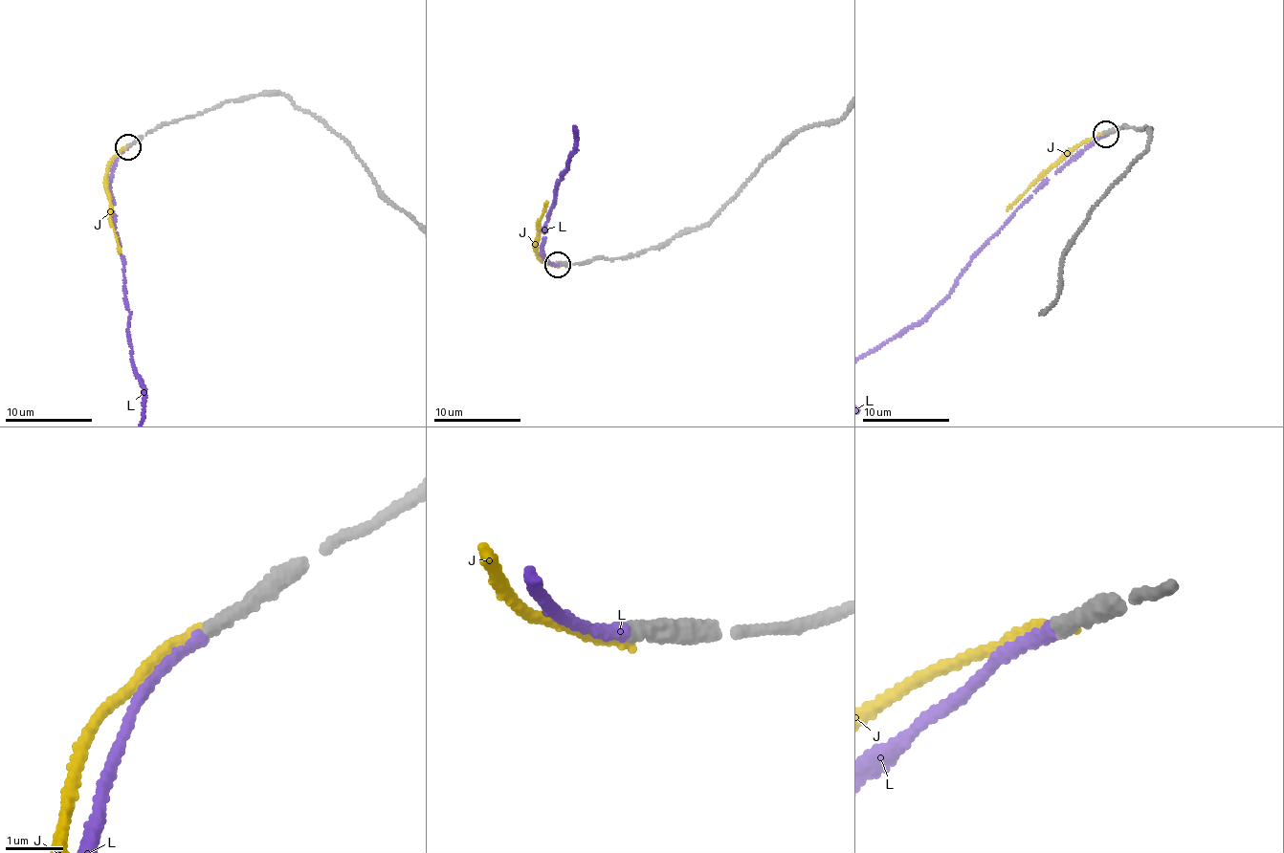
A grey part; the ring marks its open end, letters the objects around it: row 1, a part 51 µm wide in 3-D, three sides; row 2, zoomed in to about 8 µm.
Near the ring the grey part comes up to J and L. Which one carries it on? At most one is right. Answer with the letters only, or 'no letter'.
L

